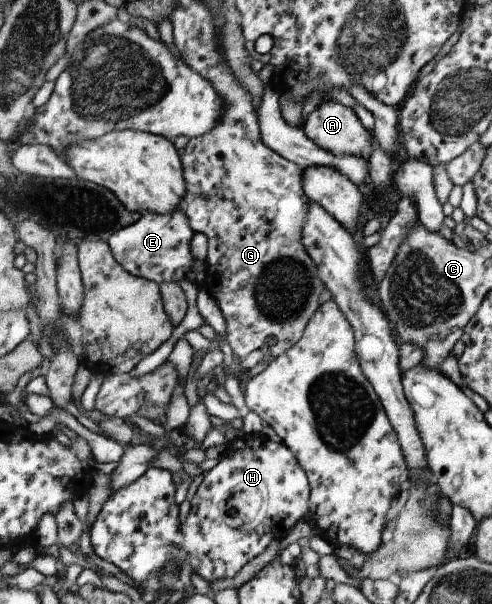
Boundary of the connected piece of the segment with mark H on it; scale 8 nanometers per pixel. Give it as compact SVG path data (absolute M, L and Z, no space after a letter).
M267 440L266 443L260 444L257 442L250 447L241 445L232 447L220 458L220 462L204 475L205 479L203 480L203 483L193 493L192 508L186 522L182 522L182 516L180 516L180 504L176 503L177 486L176 482L174 482L173 472L170 470L151 467L146 473L144 473L144 476L134 482L132 486L128 486L128 488L124 488L124 490L118 490L118 492L113 492L110 495L108 504L104 506L104 510L101 510L97 517L97 521L92 526L91 540L96 555L100 556L103 560L107 560L118 566L118 568L135 580L135 582L155 584L155 581L160 578L162 570L168 568L170 564L180 564L180 566L184 566L186 562L190 562L193 572L196 572L196 574L199 574L211 583L216 582L216 580L226 580L226 578L234 578L234 576L238 576L238 574L246 568L248 562L252 562L256 556L260 556L262 552L266 552L266 550L272 546L272 542L286 538L286 536L296 528L296 524L298 524L300 520L306 519L310 513L313 485L310 482L309 473L305 467L302 466L302 462L297 454L294 454L294 450L284 442L278 443L273 442L272 440Z

